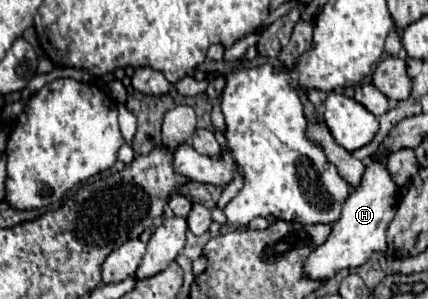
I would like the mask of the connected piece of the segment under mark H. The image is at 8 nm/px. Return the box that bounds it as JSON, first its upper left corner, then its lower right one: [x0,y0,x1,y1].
[304,161,396,281]

